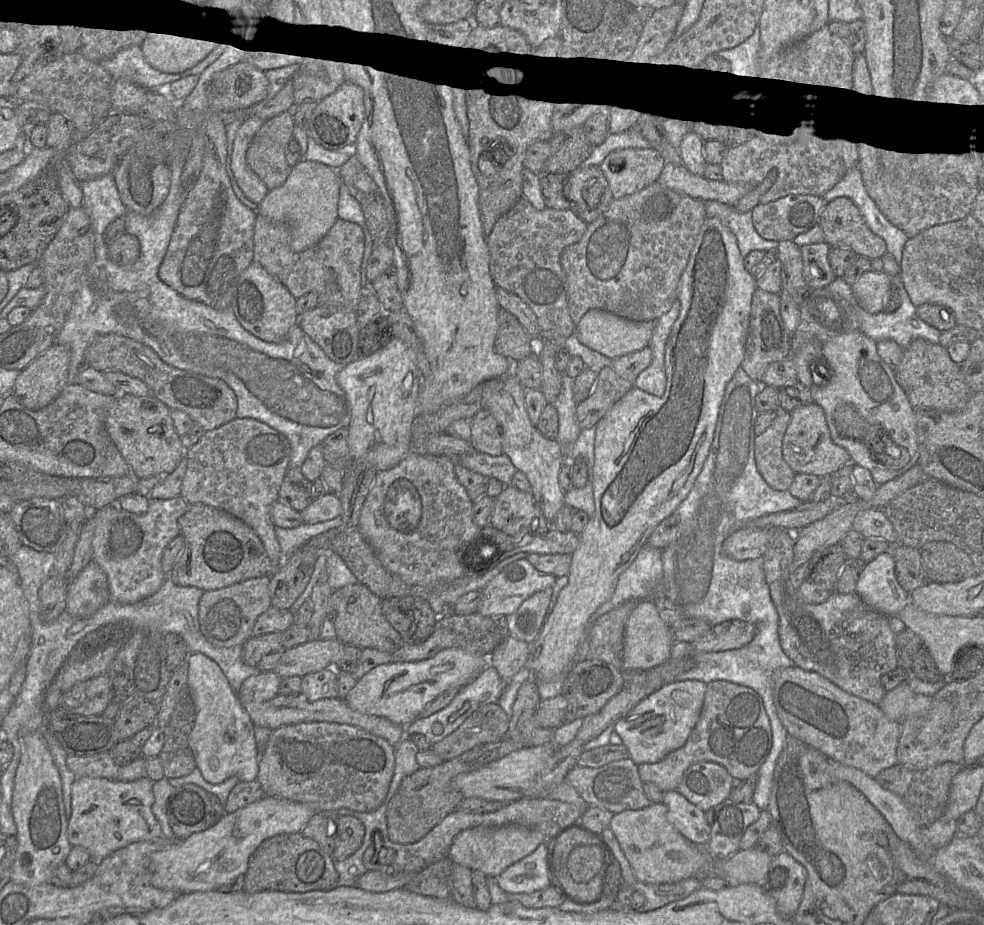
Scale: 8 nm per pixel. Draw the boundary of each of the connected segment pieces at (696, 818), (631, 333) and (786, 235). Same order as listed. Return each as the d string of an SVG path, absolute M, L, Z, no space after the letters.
M677 790L664 792L662 803L667 807L668 821L680 834L696 845L707 845L711 829L703 810Z
M591 309L576 324L578 340L590 349L615 359L649 346L657 321L632 321L601 309Z
M789 194L769 203L759 203L752 211L758 234L772 241L794 241L795 237L819 224L827 201L816 195Z

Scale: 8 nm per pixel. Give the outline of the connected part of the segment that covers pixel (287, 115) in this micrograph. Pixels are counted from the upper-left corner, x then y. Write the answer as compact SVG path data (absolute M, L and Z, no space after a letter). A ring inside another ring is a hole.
M292 111L281 113L264 122L247 149L248 166L269 191L282 186L289 176L286 149L293 138L293 128Z

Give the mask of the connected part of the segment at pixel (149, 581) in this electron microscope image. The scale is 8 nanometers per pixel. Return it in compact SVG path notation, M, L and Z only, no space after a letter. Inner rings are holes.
M179 495L166 500L149 500L144 514L134 514L109 504L93 512L95 522L92 560L108 579L110 600L133 604L155 594L168 575L162 569L162 555L167 544L179 535L178 519L188 503Z

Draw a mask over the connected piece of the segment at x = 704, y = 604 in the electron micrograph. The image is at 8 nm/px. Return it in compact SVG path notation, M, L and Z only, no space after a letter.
M741 366L738 367L726 385L713 442L703 468L689 494L674 512L680 522L676 538L663 549L647 544L643 546L633 562L620 574L611 598L590 617L589 631L597 618L621 604L629 600L651 599L660 583L665 597L689 618L704 620L712 626L732 620L756 625L754 639L742 648L695 653L694 667L677 676L677 680L698 680L705 684L724 680L752 688L760 695L771 725L772 747L758 771L752 803L760 810L767 810L775 767L788 736L774 704L772 675L778 669L796 665L780 645L779 617L765 580L763 558L738 561L723 551L725 539L744 528L747 522L791 510L802 503L788 490L771 488L756 467L754 425L759 412L755 398L762 386L750 378Z

